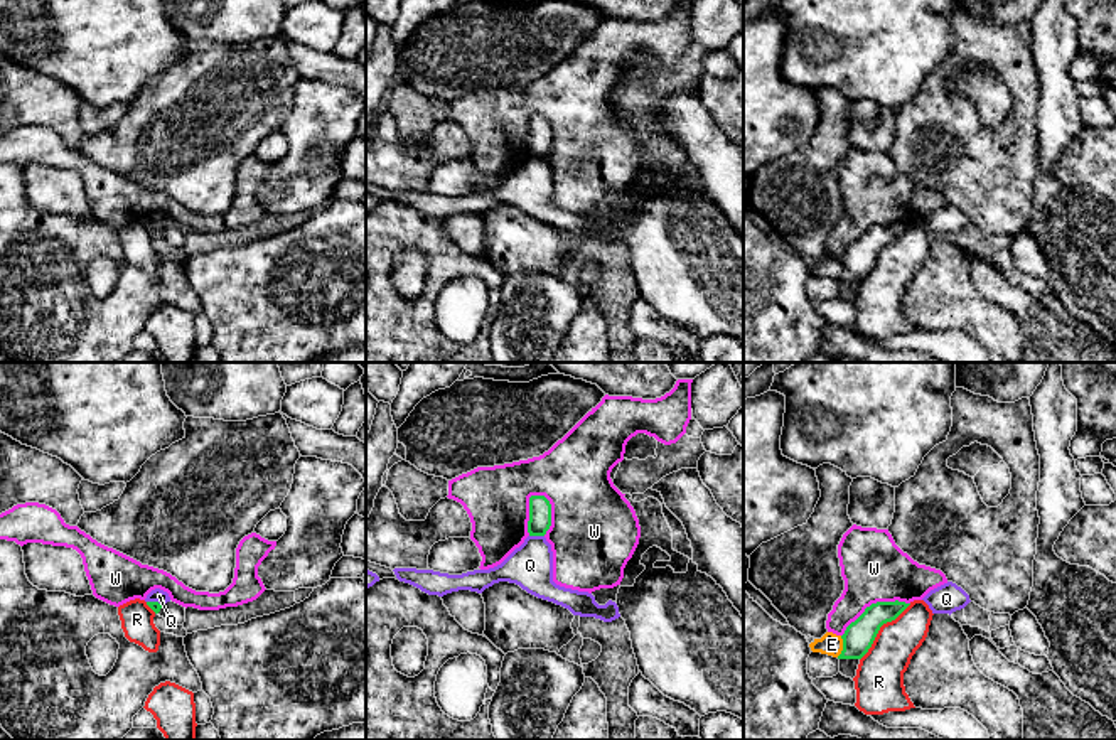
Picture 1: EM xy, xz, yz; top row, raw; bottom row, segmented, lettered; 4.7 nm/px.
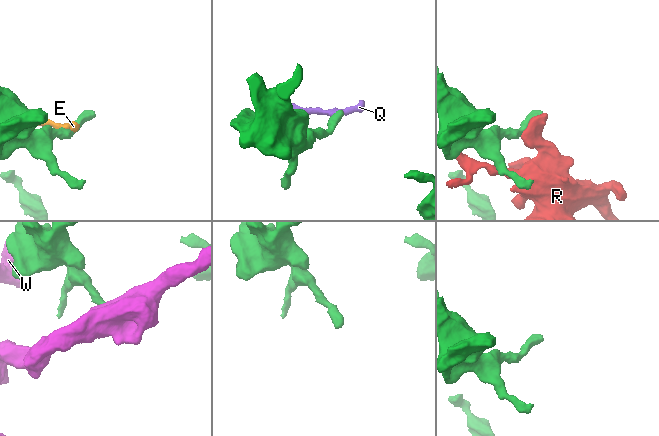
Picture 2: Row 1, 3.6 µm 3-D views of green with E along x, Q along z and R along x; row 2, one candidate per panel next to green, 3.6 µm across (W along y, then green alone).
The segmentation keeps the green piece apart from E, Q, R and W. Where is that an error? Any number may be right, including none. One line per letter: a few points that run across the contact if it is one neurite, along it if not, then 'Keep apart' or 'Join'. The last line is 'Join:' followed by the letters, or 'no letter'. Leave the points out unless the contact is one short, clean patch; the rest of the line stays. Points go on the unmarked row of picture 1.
E: Line: yz (842, 258), (842, 273), (836, 278). Keep apart
Q: Line: xz (530, 157), (543, 159). Keep apart
R: Line: yz (911, 226), (880, 250), (872, 268), (860, 282). Keep apart
W: Line: xz (543, 117), (530, 120), (528, 157). Keep apart
Join: no letter

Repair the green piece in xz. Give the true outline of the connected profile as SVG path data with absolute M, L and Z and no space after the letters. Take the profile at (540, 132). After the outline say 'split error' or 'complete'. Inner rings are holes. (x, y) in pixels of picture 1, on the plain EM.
M545 118L529 120L529 158L545 158L551 148L551 126Z | complete

